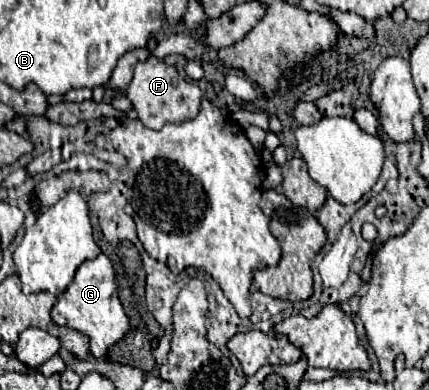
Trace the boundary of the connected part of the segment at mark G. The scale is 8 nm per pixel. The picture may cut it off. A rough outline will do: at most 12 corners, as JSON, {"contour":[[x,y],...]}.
{"contour":[[85,260],[51,318],[105,356],[125,336],[113,264]]}

